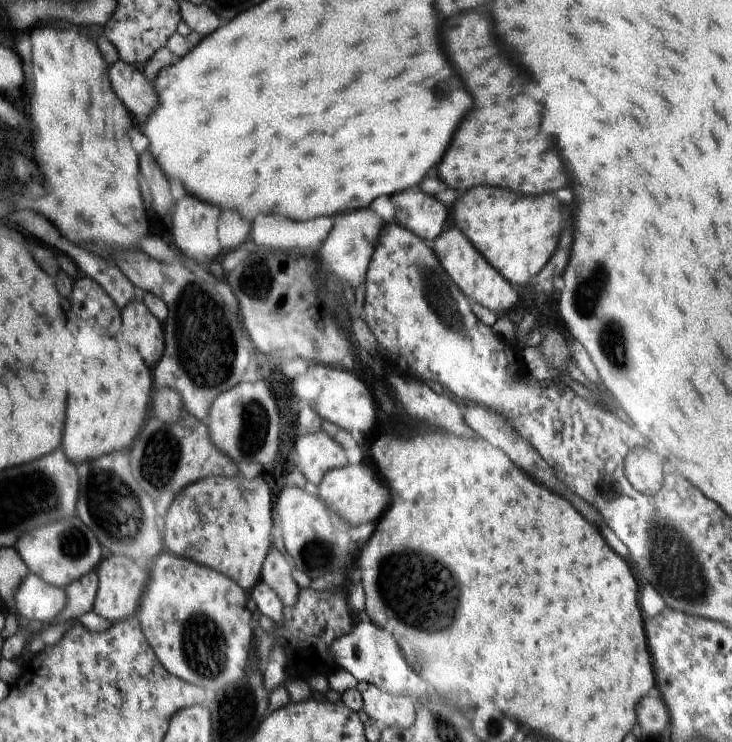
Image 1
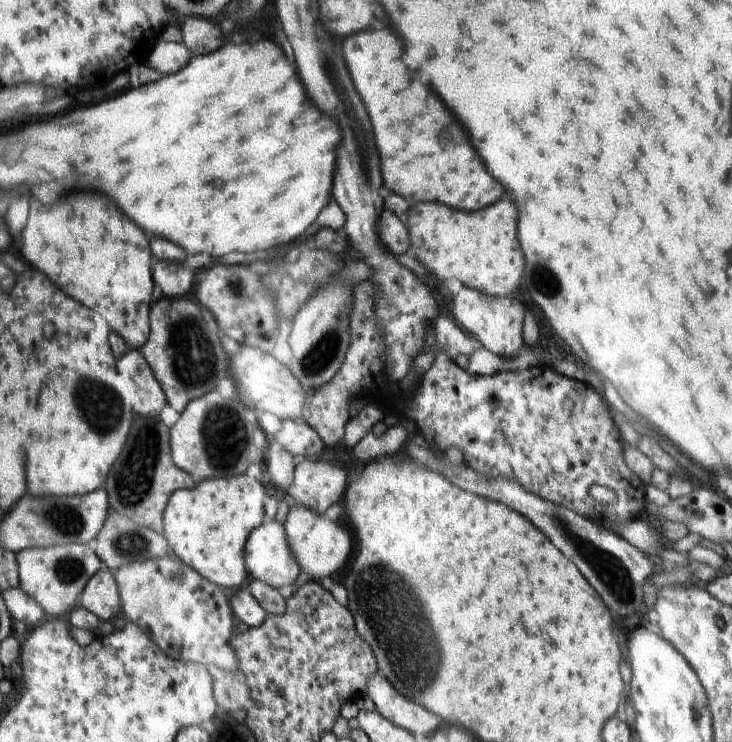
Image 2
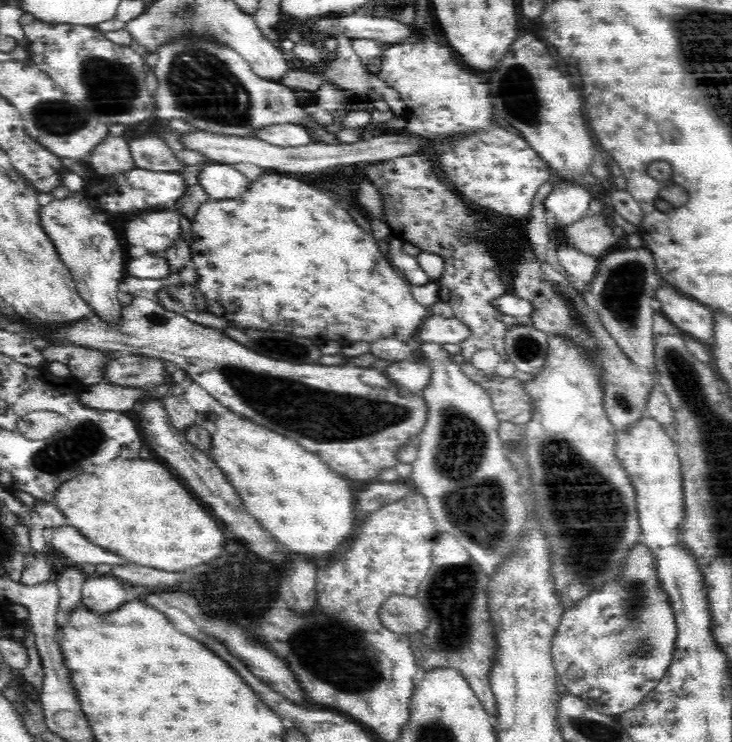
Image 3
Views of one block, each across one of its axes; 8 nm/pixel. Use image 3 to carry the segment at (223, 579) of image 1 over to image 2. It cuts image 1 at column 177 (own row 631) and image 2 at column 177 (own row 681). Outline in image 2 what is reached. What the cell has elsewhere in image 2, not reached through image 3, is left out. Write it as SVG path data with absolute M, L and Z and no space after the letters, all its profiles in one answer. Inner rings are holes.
M176 556L124 564L116 570L114 578L118 585L122 612L126 614L126 618L130 618L136 626L139 626L146 636L150 636L150 640L164 654L182 662L204 664L211 670L224 670L228 674L238 671L238 658L234 648L230 646L233 637L232 627L237 621L221 587L200 576L194 568L190 568Z

